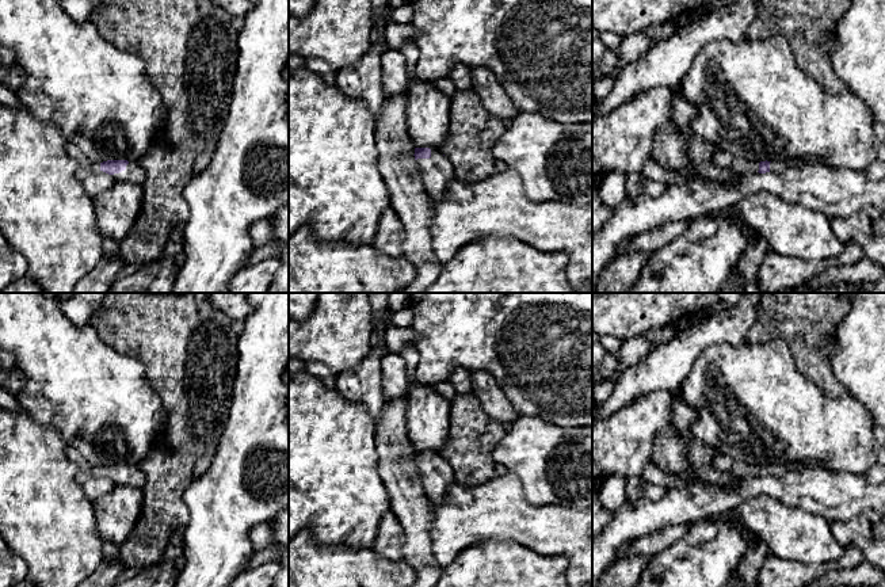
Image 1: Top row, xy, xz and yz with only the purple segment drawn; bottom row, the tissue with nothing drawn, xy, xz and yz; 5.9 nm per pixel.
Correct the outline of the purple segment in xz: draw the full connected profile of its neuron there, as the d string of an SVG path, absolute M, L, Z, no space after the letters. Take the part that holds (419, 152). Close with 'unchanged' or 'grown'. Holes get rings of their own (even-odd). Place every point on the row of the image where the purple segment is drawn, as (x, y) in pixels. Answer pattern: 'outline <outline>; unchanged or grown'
outline M415 148L419 178L431 199L445 198L449 183L454 179L453 164L434 148Z; grown

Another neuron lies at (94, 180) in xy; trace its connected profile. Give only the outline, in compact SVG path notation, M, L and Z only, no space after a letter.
M80 167L76 171L76 178L91 197L99 195L100 193L110 190L115 183L112 175L108 175L96 168L87 169Z

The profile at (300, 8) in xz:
M289 0L289 14L302 18L312 12L316 0Z

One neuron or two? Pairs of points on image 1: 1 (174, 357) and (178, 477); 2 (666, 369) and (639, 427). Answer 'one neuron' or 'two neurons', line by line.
1: one neuron
2: two neurons

